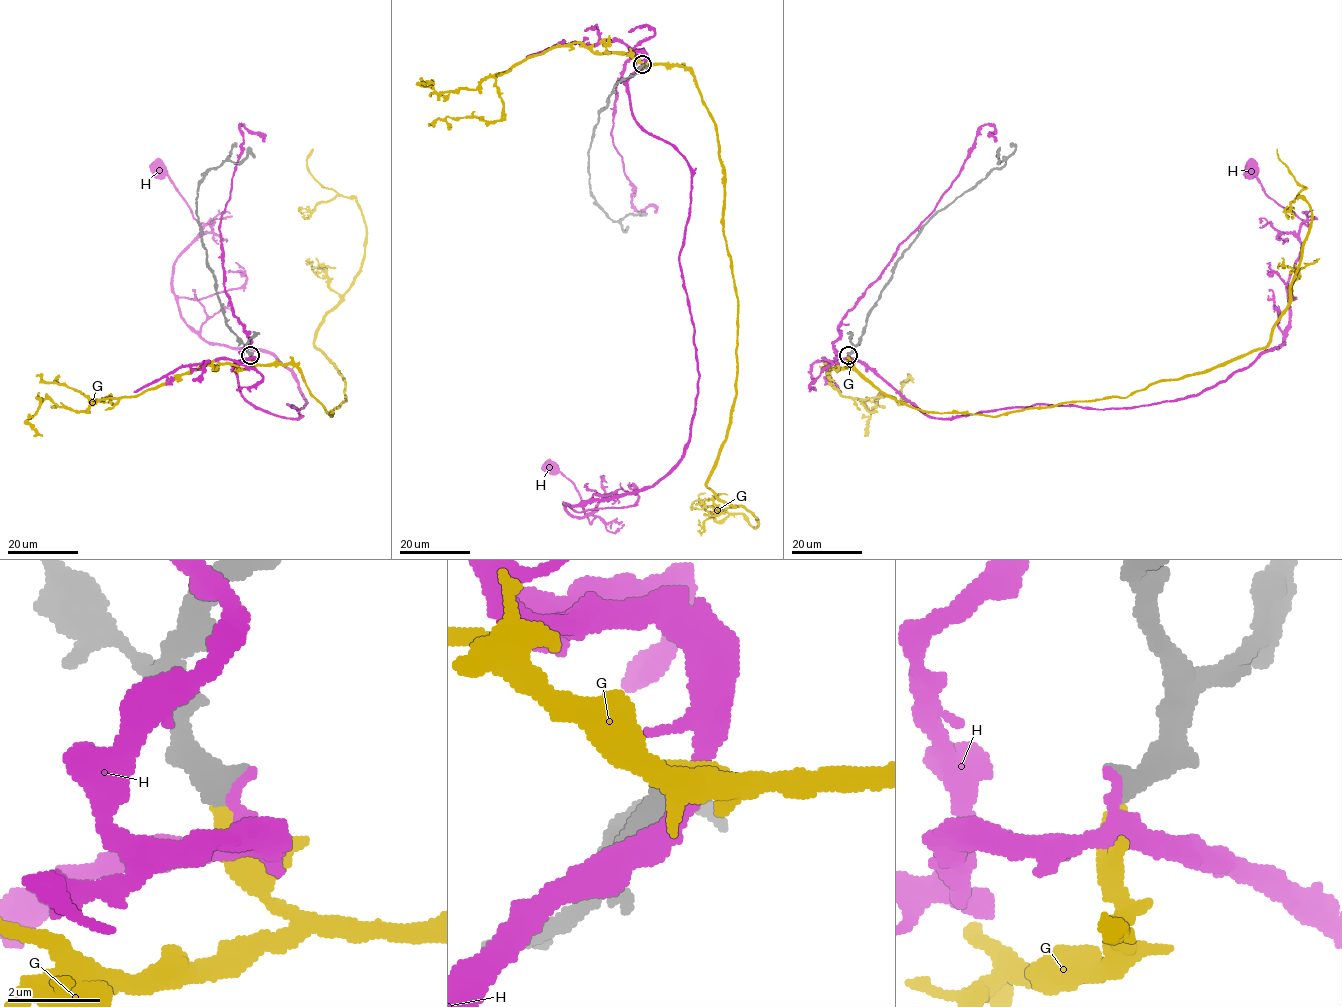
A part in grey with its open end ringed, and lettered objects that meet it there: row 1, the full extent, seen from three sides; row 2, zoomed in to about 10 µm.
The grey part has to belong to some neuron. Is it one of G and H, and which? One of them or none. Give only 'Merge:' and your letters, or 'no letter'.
Merge: G

